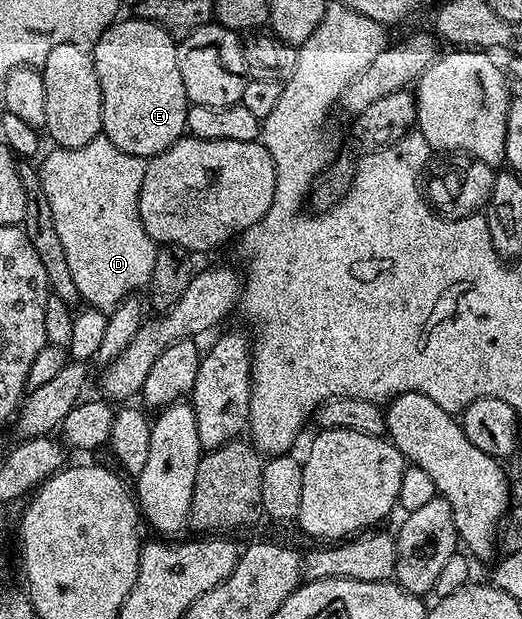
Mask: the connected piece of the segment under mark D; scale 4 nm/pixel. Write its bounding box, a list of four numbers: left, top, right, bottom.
[38,136,158,312]

